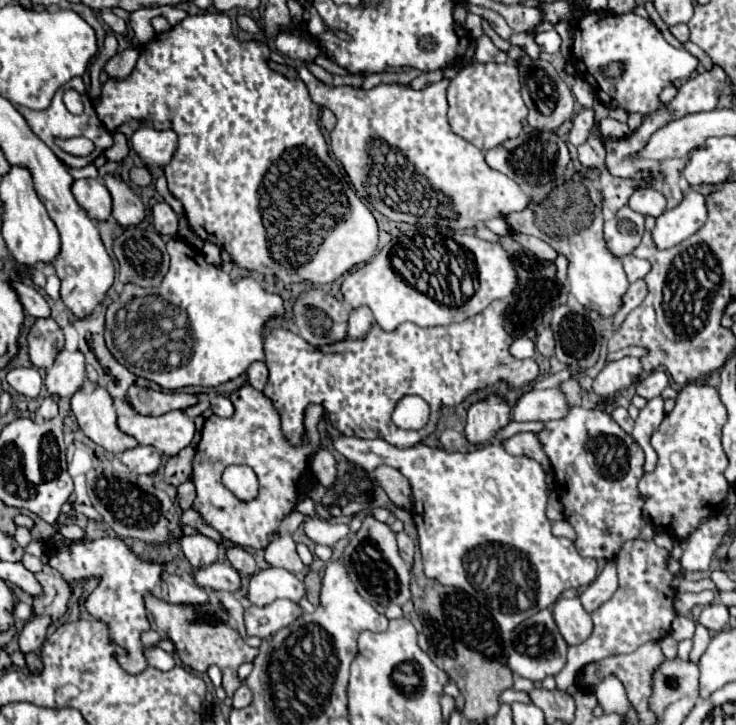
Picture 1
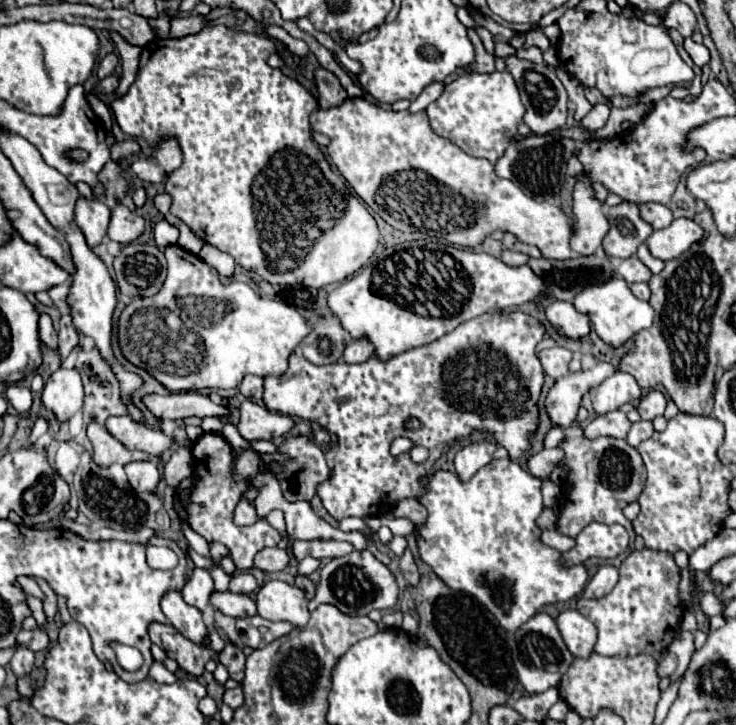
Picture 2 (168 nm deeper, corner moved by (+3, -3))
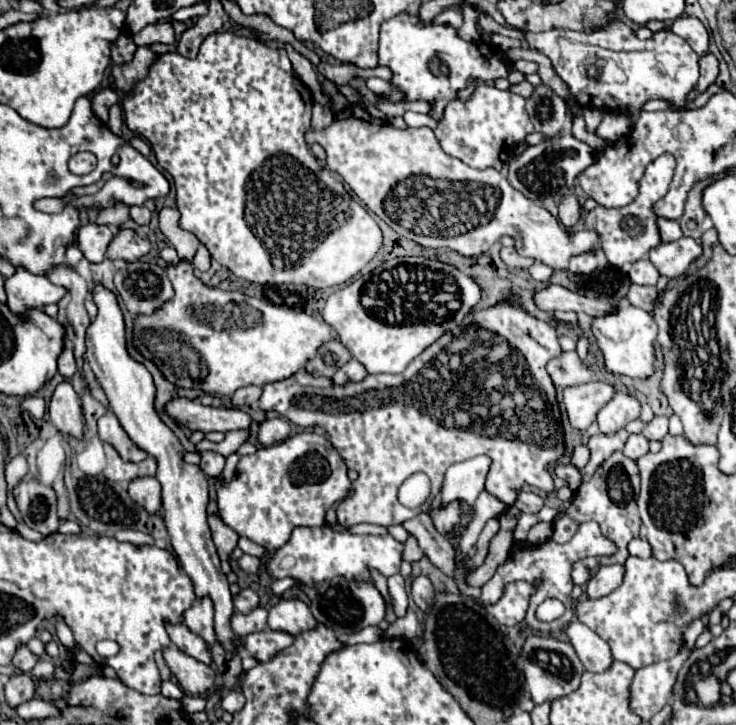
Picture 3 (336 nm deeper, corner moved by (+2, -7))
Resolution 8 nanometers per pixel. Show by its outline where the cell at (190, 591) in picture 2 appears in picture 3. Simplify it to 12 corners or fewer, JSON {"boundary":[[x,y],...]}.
{"boundary":[[210,600],[194,604],[184,616],[190,632],[208,644],[216,642]]}

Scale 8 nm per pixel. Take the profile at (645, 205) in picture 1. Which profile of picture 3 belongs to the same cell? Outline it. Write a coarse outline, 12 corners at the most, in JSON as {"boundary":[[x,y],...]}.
{"boundary":[[658,220],[662,242],[682,238],[674,220]]}

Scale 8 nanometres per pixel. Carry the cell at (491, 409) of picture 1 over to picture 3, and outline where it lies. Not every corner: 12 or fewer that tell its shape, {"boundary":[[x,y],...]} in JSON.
{"boundary":[[488,456],[448,468],[442,506],[460,500],[470,508],[444,534],[456,538],[474,520],[474,502],[484,490]]}

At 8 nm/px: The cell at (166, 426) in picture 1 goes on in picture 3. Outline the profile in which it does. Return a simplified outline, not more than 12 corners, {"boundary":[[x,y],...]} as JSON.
{"boundary":[[108,412],[98,420],[98,438],[116,448],[122,460],[142,462],[118,418]]}

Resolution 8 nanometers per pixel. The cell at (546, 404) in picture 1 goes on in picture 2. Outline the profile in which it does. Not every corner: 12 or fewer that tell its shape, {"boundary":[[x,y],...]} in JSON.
{"boundary":[[599,362],[587,372],[557,380],[545,398],[561,428],[575,422],[581,396],[613,372]]}

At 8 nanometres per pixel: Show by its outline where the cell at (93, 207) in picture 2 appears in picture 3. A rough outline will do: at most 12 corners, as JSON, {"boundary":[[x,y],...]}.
{"boundary":[[86,224],[76,242],[94,264],[106,258],[114,236],[108,226]]}

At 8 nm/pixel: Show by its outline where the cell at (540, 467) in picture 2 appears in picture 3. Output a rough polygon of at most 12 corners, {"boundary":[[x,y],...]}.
{"boundary":[[558,464],[554,474],[568,482],[574,496],[582,484],[578,468]]}

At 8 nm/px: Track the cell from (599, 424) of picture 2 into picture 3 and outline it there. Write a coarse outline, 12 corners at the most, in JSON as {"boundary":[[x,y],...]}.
{"boundary":[[626,430],[614,436],[592,436],[590,462],[583,475],[592,475],[610,454],[624,448]]}

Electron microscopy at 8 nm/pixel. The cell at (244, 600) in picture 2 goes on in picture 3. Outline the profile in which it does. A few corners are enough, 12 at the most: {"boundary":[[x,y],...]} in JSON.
{"boundary":[[264,608],[242,616],[234,614],[232,628],[244,638],[266,628]]}

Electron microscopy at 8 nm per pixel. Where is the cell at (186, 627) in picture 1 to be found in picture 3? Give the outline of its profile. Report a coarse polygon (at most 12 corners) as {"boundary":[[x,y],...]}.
{"boundary":[[164,650],[164,660],[186,694],[212,690],[210,666],[178,652]]}

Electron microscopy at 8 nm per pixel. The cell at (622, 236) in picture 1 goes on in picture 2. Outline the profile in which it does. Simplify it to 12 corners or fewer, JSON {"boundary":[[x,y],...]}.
{"boundary":[[637,204],[607,210],[603,250],[631,258],[653,230]]}

